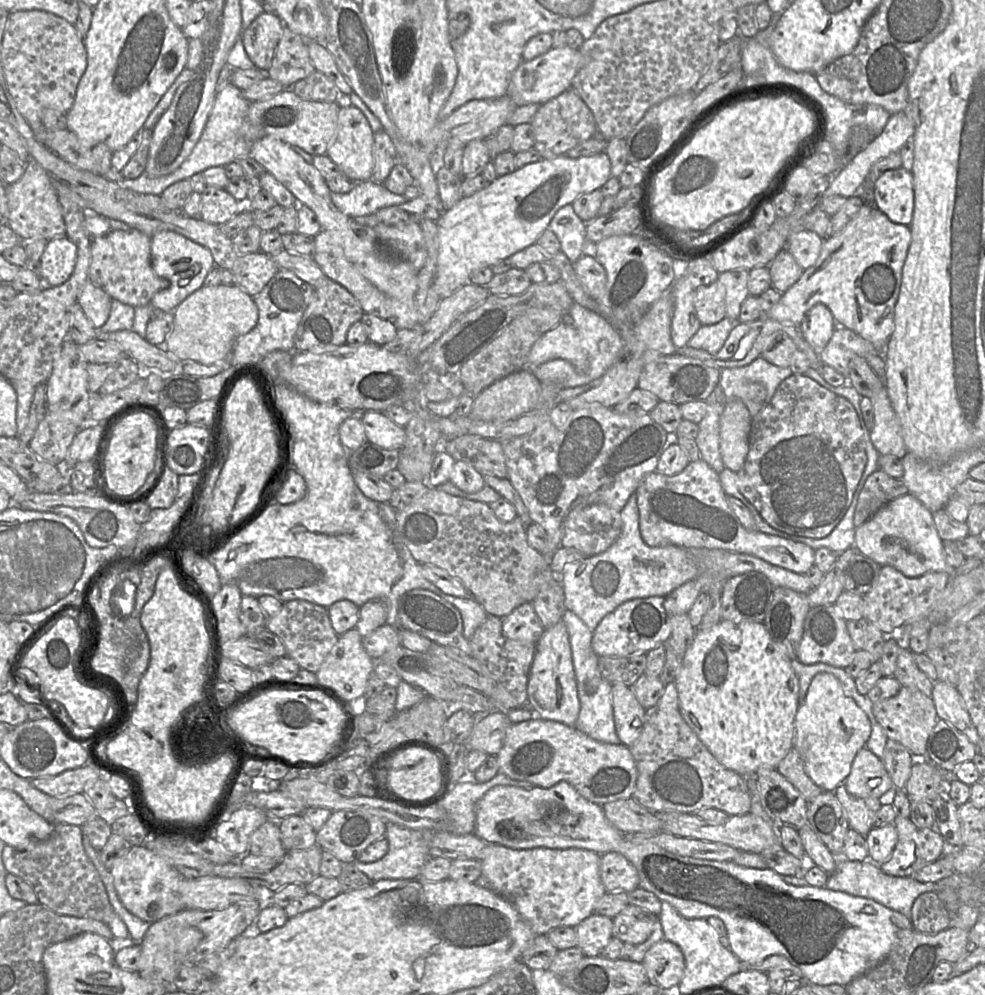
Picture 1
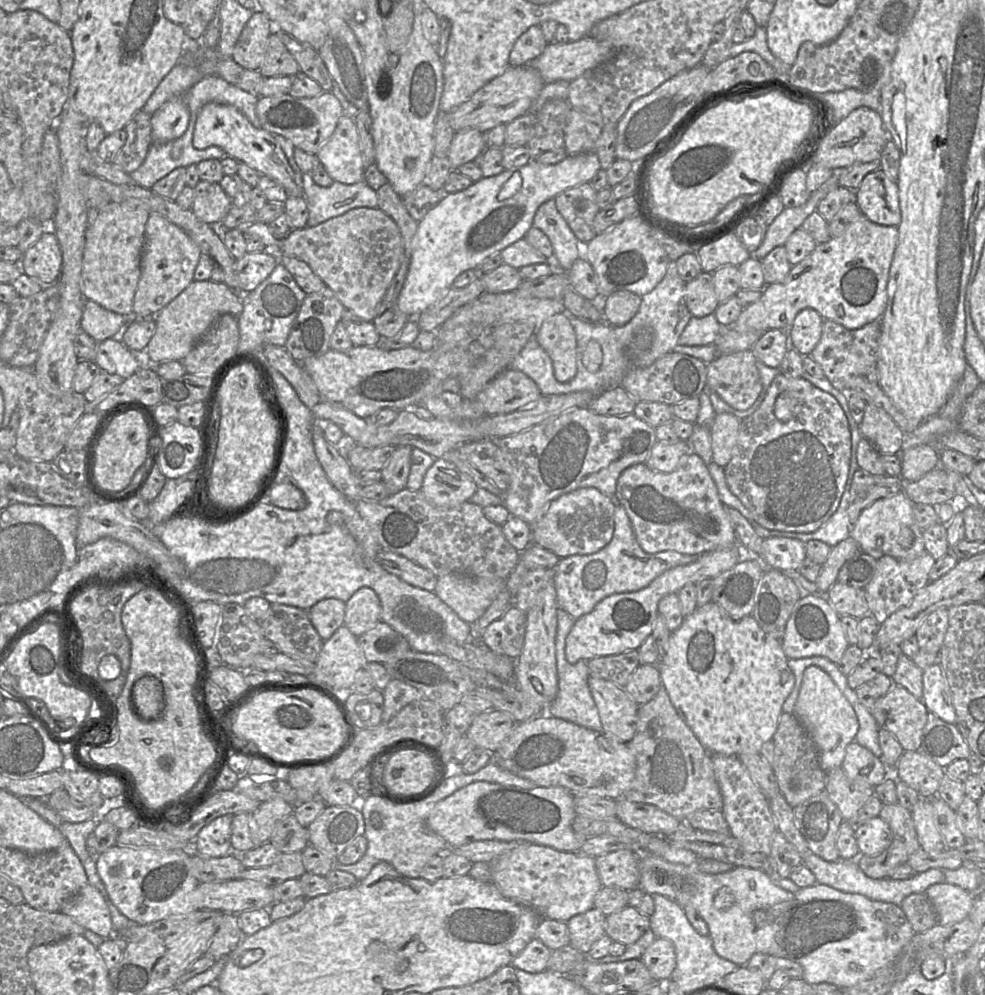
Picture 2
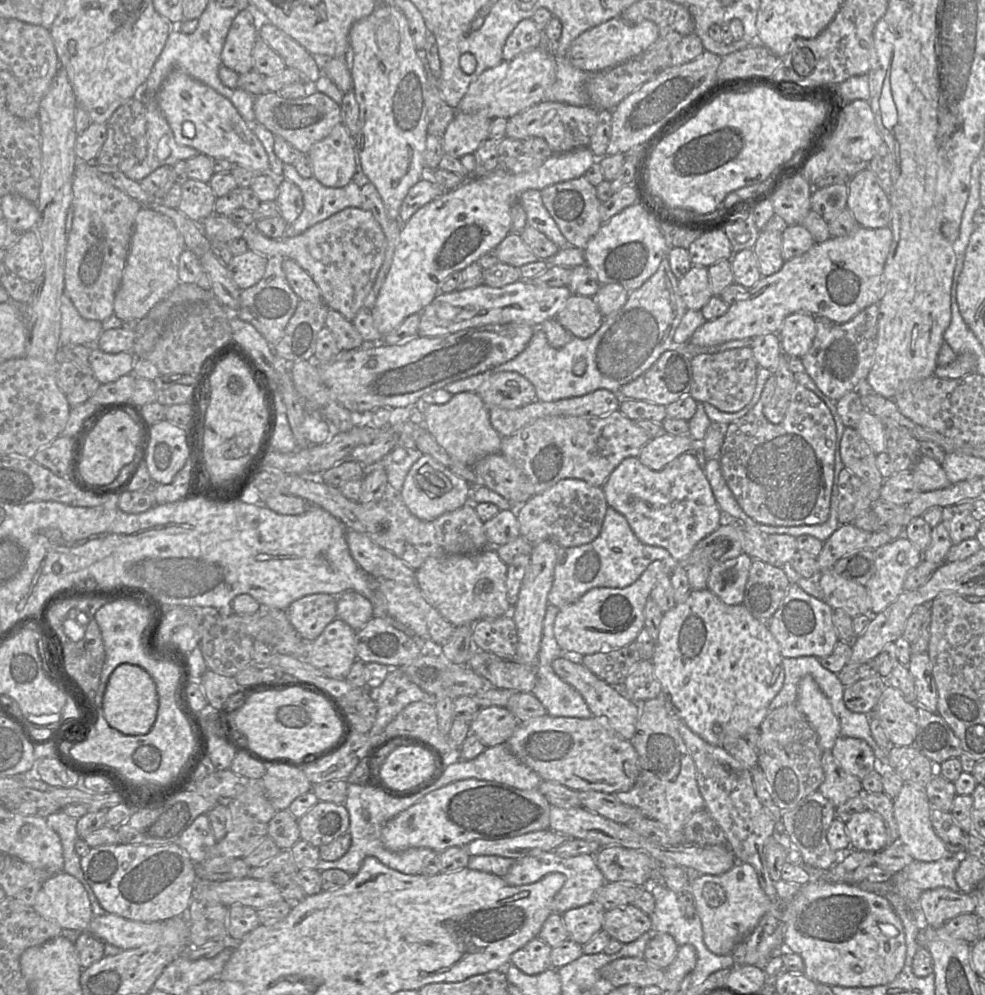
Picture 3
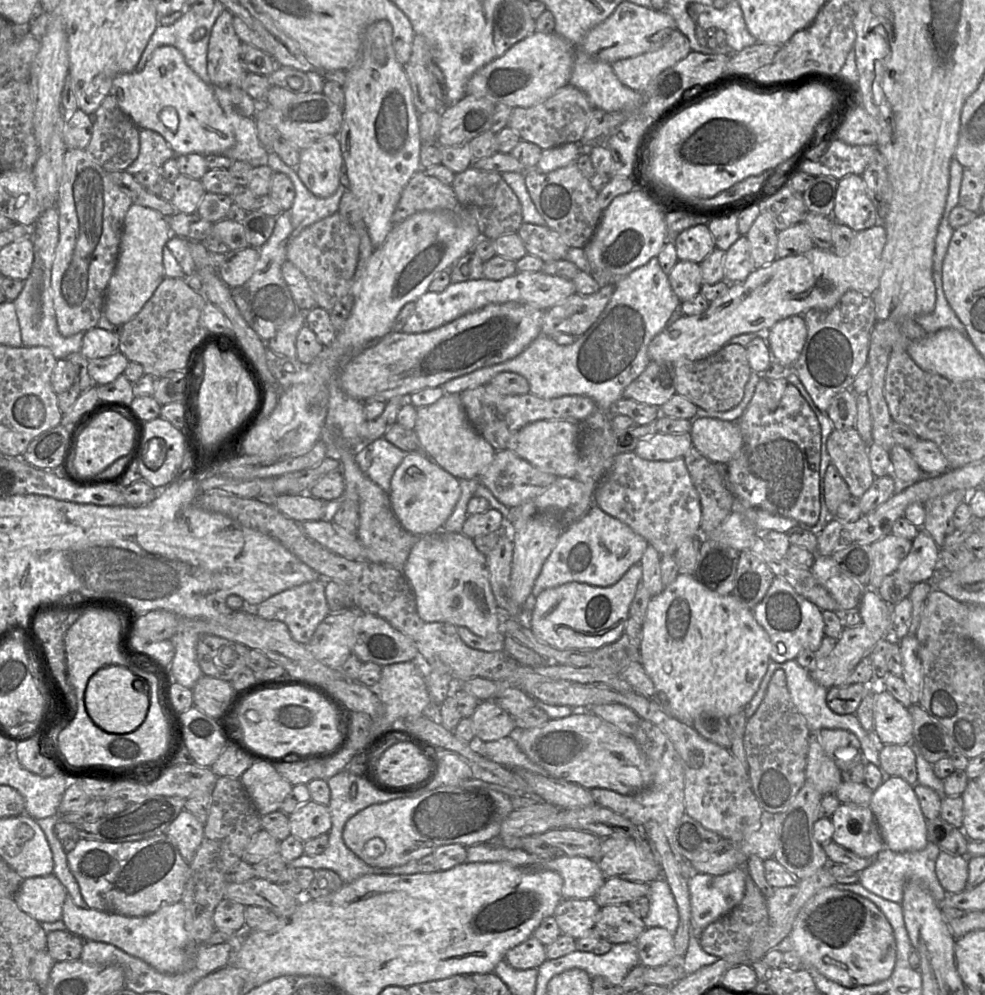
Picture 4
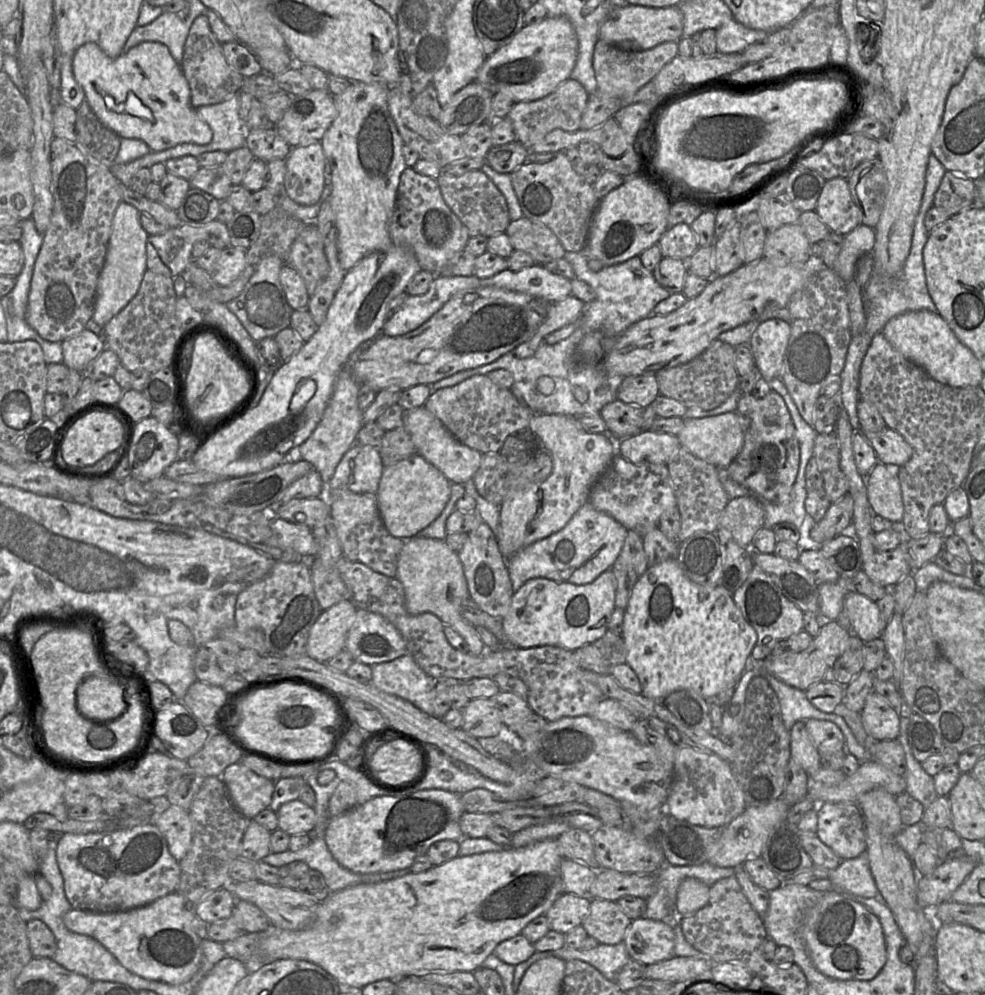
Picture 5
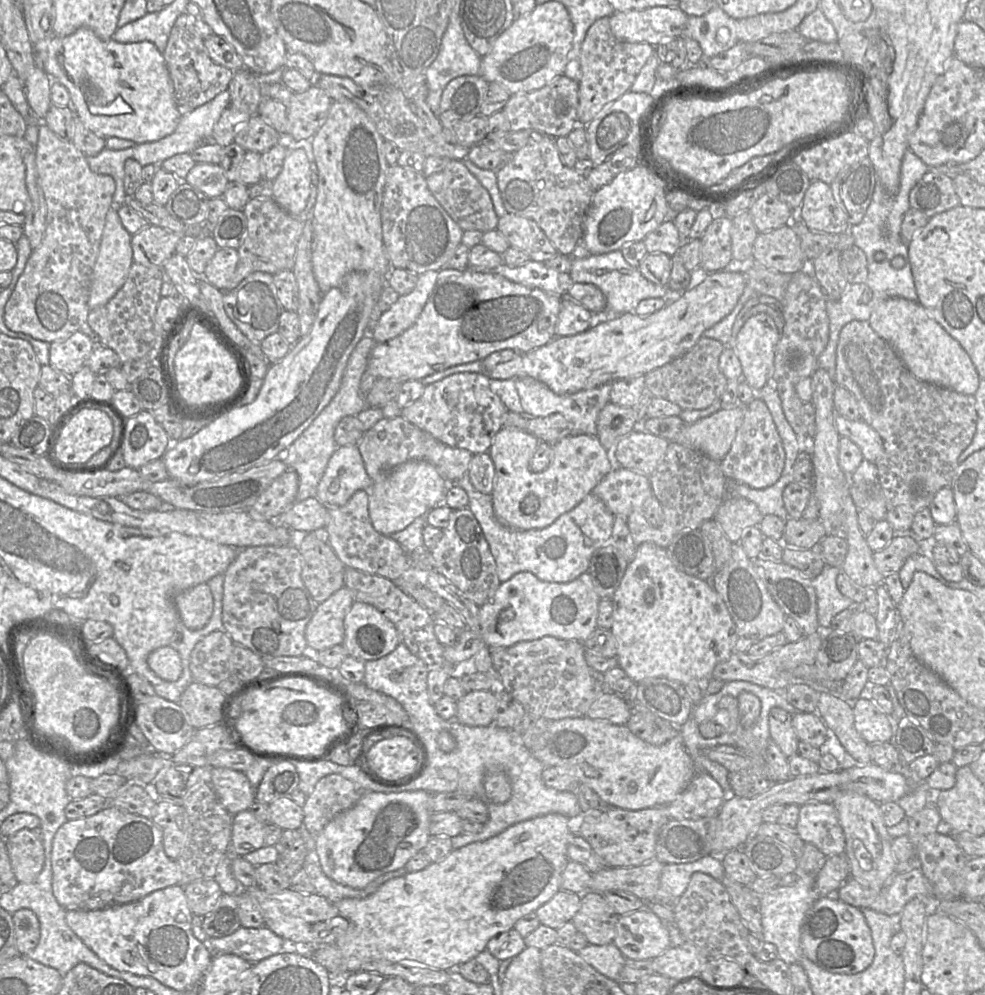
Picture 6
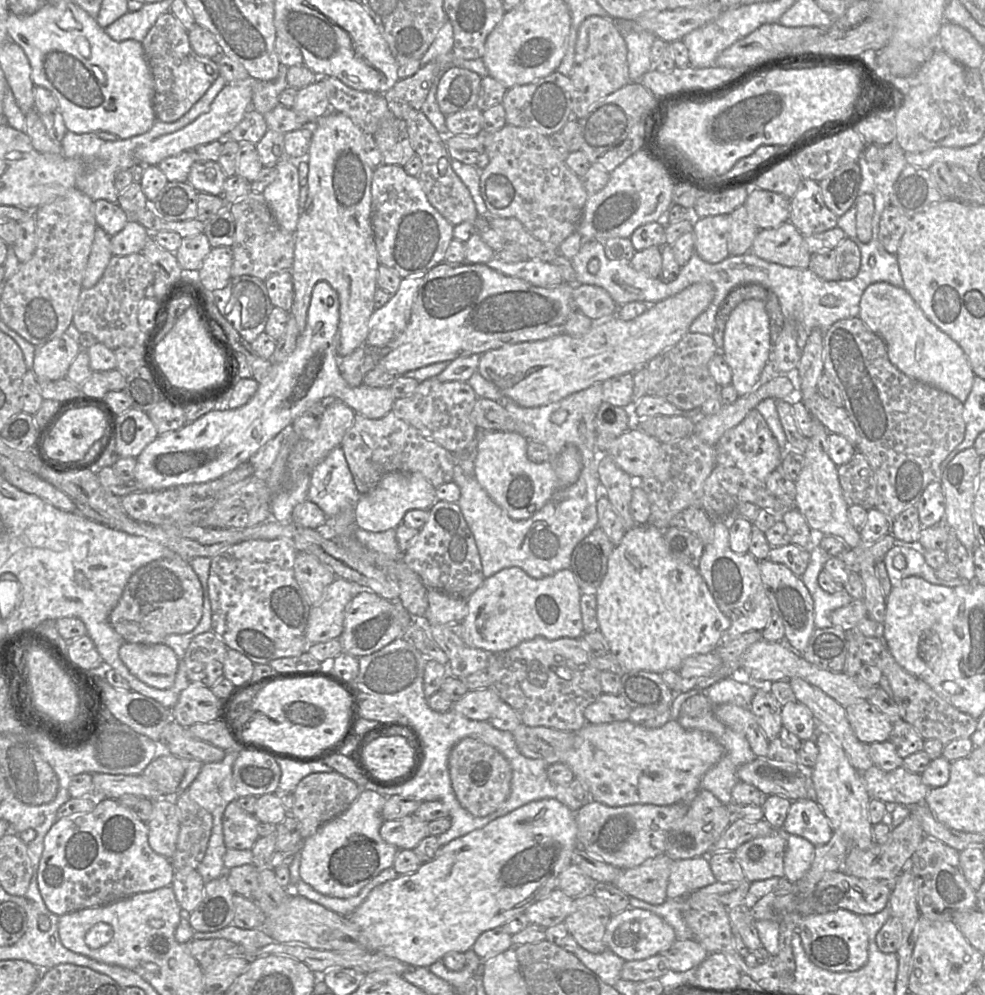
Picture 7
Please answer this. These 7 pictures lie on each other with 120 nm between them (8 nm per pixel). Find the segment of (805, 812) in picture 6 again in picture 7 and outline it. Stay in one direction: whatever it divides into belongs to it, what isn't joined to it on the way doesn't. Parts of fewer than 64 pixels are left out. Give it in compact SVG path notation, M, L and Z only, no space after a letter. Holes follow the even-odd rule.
M815 799L792 801L780 829L786 836L800 836L815 847L827 844L833 828Z

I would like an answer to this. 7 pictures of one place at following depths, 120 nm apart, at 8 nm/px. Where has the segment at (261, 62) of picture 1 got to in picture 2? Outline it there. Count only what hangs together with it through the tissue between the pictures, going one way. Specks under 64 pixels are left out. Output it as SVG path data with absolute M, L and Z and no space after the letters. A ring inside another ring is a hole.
M253 12L234 46L232 60L244 69L259 71L274 28L264 12Z

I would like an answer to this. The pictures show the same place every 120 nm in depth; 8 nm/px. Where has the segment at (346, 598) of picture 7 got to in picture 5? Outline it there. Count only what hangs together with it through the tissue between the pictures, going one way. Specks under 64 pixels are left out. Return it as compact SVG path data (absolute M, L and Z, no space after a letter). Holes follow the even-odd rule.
M350 599L323 610L309 631L306 655L327 663L344 650L356 611L357 608Z

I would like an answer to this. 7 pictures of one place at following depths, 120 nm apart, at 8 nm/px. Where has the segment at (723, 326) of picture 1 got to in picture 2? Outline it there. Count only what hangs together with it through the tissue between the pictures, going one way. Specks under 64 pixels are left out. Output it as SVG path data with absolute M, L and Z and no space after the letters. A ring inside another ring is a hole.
M714 314L701 318L692 316L680 335L678 344L682 346L714 344L722 328Z

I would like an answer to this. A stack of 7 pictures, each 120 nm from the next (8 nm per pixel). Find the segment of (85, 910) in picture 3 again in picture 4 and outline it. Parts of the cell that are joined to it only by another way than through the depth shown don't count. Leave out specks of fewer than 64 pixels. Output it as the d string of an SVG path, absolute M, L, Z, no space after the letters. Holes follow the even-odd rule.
M51 874L25 878L14 896L18 907L40 923L62 920L67 891Z

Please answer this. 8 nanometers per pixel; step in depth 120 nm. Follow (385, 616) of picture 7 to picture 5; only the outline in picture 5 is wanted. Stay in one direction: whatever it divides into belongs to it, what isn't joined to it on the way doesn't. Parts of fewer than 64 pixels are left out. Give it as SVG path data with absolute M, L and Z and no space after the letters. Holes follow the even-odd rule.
M357 609L356 611L356 615L347 634L345 650L352 655L354 661L359 661L370 666L392 661L408 653L405 639L392 623L380 614L363 609Z

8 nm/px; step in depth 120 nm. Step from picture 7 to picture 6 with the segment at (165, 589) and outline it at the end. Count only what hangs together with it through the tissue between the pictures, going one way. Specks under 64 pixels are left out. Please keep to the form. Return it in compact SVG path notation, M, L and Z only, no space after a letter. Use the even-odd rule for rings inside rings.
M201 583L179 593L175 606L182 623L192 630L204 627L213 613L213 596L207 583Z

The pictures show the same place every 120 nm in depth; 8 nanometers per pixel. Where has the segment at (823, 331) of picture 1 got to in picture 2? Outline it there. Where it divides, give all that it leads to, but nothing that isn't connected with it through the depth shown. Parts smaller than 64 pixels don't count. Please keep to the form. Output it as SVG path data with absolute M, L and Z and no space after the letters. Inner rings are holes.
M812 308L800 311L787 331L792 349L809 356L820 341L823 322L823 317Z

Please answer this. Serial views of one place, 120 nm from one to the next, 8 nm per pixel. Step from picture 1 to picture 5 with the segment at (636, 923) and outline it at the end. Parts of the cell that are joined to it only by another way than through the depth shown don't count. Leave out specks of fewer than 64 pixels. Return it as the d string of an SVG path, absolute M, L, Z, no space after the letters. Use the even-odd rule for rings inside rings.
M591 898L589 912L581 926L599 943L613 945L623 941L631 922L616 901Z

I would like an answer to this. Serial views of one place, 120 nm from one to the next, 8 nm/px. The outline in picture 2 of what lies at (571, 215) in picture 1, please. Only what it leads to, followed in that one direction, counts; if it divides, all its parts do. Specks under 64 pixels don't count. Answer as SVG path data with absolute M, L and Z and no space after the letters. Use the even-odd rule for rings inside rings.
M550 199L539 206L533 227L543 231L553 246L555 269L569 271L579 258L578 243L581 242L570 229L563 216L557 210L555 200Z

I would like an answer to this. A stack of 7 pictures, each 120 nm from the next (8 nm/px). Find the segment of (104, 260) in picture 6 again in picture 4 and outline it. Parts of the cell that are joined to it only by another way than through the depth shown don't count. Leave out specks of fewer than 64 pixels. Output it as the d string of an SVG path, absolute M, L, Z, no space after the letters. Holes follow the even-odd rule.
M132 204L123 223L119 255L109 280L103 314L115 326L122 326L137 315L165 278L163 250L173 236L167 220L156 210Z

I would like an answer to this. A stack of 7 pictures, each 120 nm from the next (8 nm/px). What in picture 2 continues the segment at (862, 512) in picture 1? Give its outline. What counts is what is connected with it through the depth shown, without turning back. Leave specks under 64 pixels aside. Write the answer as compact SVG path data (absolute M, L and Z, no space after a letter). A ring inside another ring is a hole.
M862 469L853 474L850 484L850 499L847 508L849 522L855 524L862 511L875 501L891 497L903 488L900 476L873 475Z

